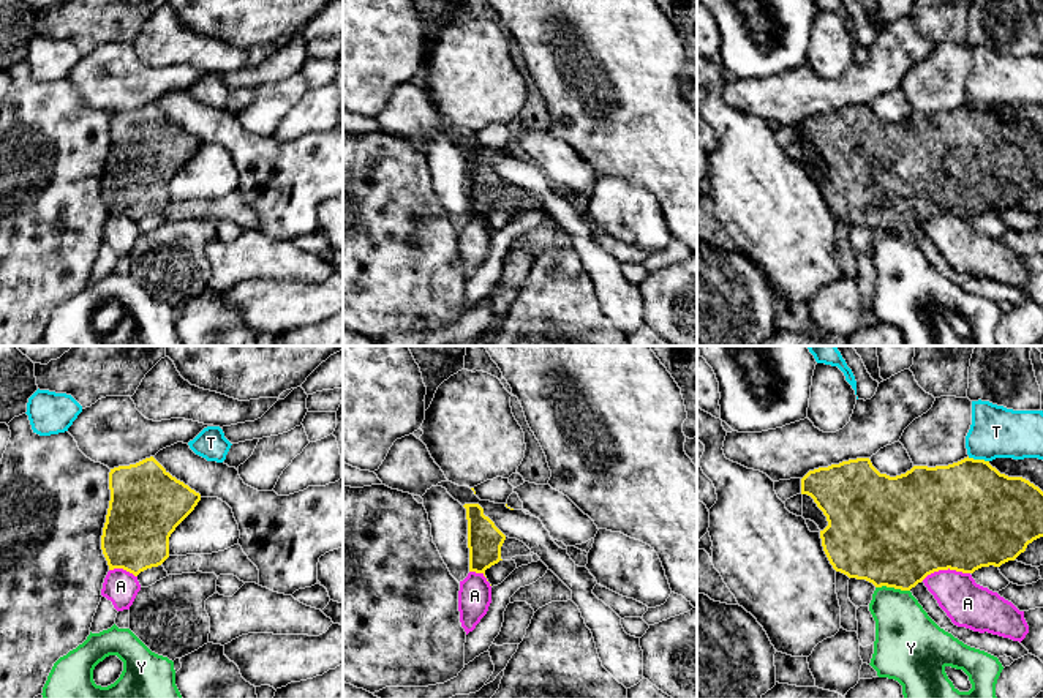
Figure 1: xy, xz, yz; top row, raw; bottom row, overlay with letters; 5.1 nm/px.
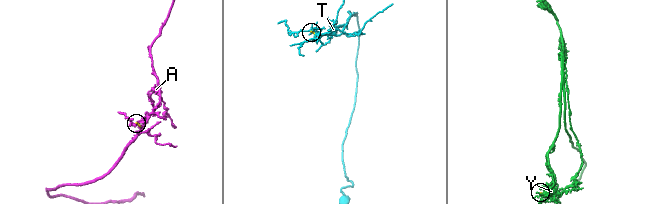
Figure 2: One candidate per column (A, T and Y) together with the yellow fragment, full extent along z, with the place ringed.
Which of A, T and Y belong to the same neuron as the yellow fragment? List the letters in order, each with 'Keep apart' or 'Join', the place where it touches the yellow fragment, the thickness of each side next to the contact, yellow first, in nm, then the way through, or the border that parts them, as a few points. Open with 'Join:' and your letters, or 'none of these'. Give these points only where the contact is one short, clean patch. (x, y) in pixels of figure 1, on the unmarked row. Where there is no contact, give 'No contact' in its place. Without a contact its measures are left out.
Join: none of these
A: Keep apart. Touches yellow at yz (945, 215). Thickness 500 nm (yellow) against 220 nm. Boundary: yz (969, 218), (939, 215), (922, 226)
T: Keep apart. Touches yellow at yz (978, 106). Thickness 480 nm (yellow) against 260 nm
Y: Keep apart. Touches yellow at yz (893, 232). Thickness 500 nm (yellow) against 300 nm. Boundary: yz (876, 232), (893, 232), (909, 237)

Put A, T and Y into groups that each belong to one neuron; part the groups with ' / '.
A / T / Y

